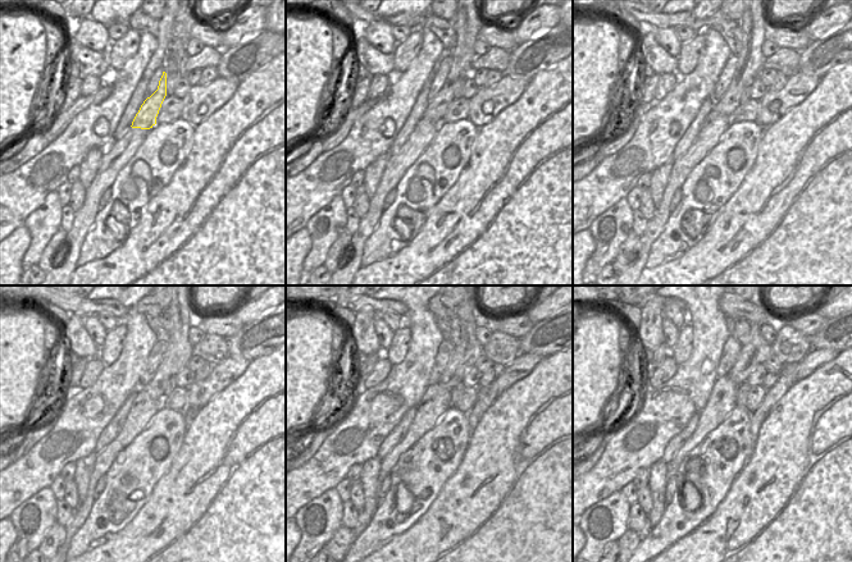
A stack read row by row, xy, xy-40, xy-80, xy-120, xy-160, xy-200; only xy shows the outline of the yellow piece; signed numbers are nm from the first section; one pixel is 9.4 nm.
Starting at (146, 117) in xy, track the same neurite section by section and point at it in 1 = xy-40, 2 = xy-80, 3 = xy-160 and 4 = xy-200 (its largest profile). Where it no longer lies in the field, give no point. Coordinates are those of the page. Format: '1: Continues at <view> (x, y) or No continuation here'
1: Continues at xy-40 (460, 68)
2: Continues at xy-80 (747, 71)
3: Continues at xy-160 (464, 356)
4: Continues at xy-200 (751, 356).

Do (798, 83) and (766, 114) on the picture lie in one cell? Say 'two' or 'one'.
one

